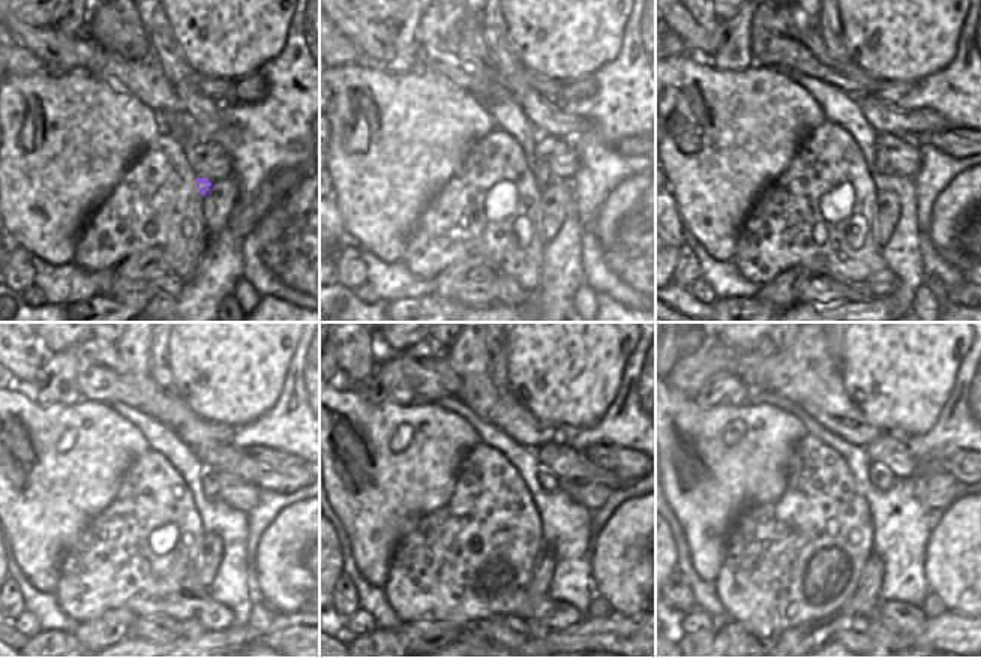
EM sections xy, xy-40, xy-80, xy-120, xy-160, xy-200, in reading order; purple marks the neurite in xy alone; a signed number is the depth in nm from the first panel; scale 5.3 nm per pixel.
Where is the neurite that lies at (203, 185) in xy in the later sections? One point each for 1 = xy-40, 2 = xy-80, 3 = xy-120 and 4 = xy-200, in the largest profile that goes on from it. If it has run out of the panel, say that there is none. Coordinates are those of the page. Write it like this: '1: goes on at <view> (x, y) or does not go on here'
1: goes on at xy-40 (542, 173)
2: goes on at xy-80 (879, 158)
3: goes on at xy-120 (209, 480)
4: goes on at xy-200 (881, 477)

